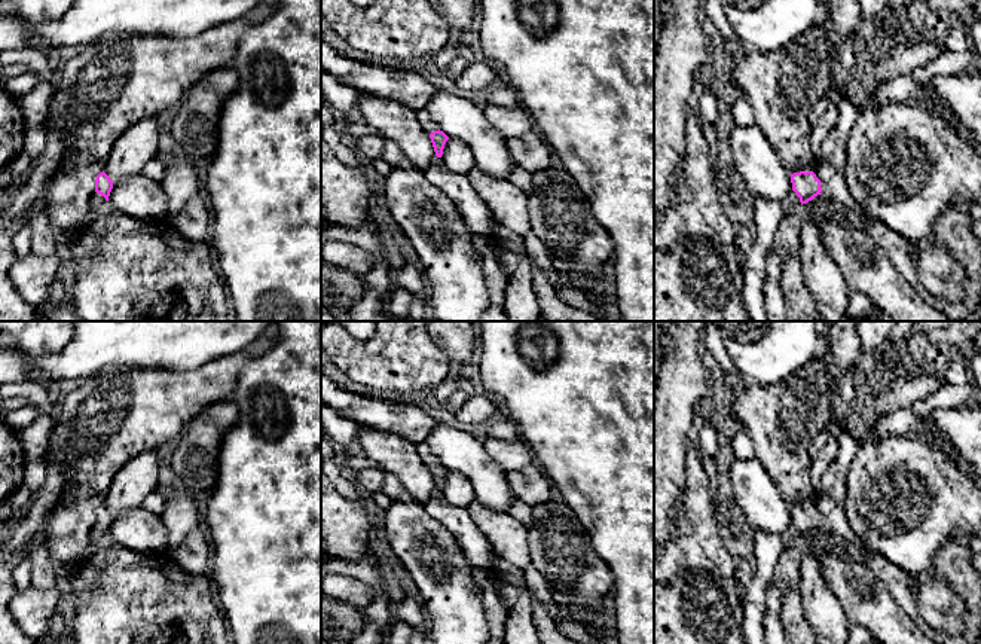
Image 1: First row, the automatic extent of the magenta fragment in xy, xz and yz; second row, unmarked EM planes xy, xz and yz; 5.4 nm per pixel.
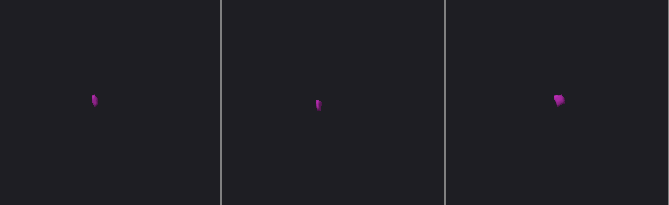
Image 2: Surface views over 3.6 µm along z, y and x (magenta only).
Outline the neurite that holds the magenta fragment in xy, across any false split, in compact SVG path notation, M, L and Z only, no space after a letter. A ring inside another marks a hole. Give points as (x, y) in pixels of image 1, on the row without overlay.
M103 504L97 509L95 513L95 527L92 531L92 549L101 550L103 544L107 541L107 534L110 529L110 525L113 522L113 515L110 510Z

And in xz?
M425 440L418 445L418 452L422 461L430 467L436 489L441 491L444 477L449 470L438 463L438 458L431 452Z

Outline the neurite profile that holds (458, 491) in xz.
M449 471L446 474L441 492L450 506L464 509L467 509L476 497L471 480L458 471Z

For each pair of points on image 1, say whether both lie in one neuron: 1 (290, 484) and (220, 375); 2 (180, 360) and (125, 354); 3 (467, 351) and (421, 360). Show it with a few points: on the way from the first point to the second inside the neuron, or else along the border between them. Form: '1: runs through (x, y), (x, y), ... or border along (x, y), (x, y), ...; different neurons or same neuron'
1: border along (248, 360), (241, 371), (231, 399); different neurons
2: runs through (167, 354), (138, 354); same neuron
3: border along (427, 336), (452, 362); different neurons

